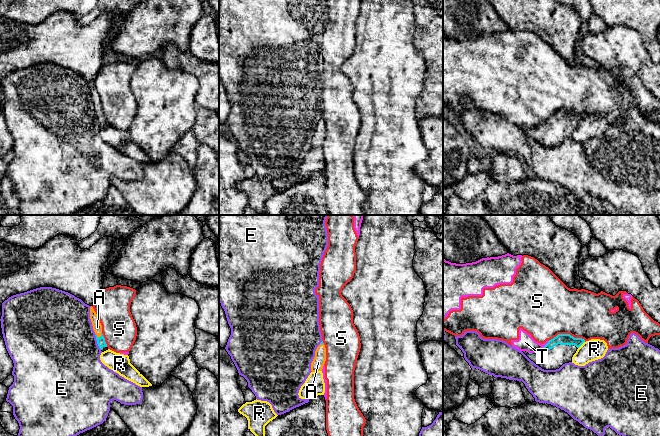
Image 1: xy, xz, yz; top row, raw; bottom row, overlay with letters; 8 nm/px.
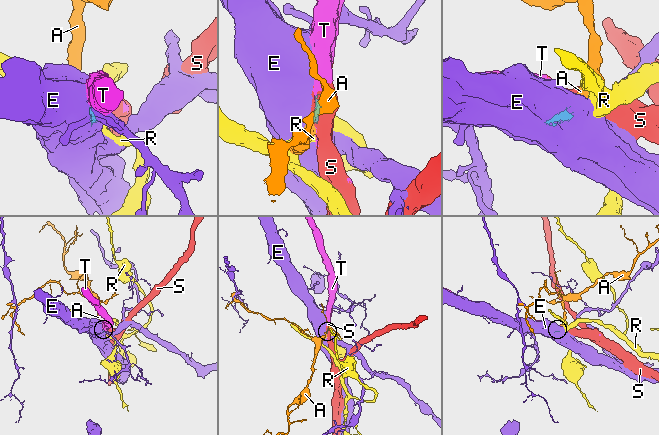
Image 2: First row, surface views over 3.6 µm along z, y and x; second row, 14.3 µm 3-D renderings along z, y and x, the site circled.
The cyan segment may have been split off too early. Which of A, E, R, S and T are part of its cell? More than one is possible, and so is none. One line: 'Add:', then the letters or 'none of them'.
Add: A

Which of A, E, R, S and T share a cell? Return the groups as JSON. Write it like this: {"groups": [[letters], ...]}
{"groups": [["A"], ["E"], ["R"], ["S", "T"]]}

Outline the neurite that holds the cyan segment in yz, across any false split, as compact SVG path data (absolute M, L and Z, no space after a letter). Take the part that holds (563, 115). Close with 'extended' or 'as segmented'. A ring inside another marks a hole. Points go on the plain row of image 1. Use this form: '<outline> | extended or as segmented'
M558 110L538 128L522 127L531 137L544 146L556 146L563 140L572 138L577 125L585 118L582 114L574 114L570 110Z | extended

